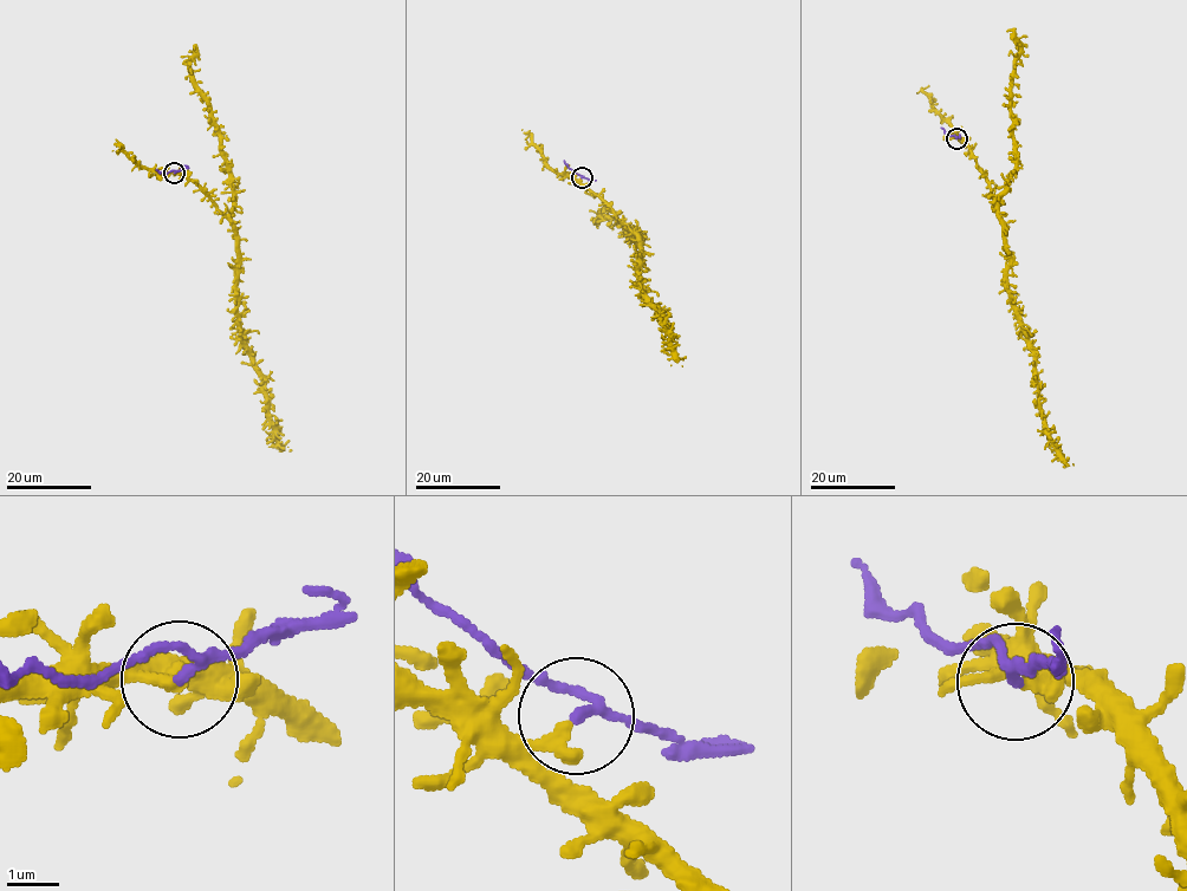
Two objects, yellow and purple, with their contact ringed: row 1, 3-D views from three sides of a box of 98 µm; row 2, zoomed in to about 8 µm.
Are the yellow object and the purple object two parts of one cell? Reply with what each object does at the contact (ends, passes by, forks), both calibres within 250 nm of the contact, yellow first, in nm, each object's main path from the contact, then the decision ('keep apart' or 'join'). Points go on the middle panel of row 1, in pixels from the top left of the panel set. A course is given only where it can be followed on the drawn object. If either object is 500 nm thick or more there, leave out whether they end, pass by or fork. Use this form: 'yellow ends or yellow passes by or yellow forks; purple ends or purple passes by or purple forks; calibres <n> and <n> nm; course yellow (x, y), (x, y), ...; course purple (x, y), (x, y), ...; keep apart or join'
yellow ends; purple passes by; calibres 320 and 170 nm; course yellow (581, 179), (582, 183), (636, 236), (640, 284), (663, 319), (668, 343), (679, 359), (686, 356); course purple (581, 177), (564, 160); keep apart

